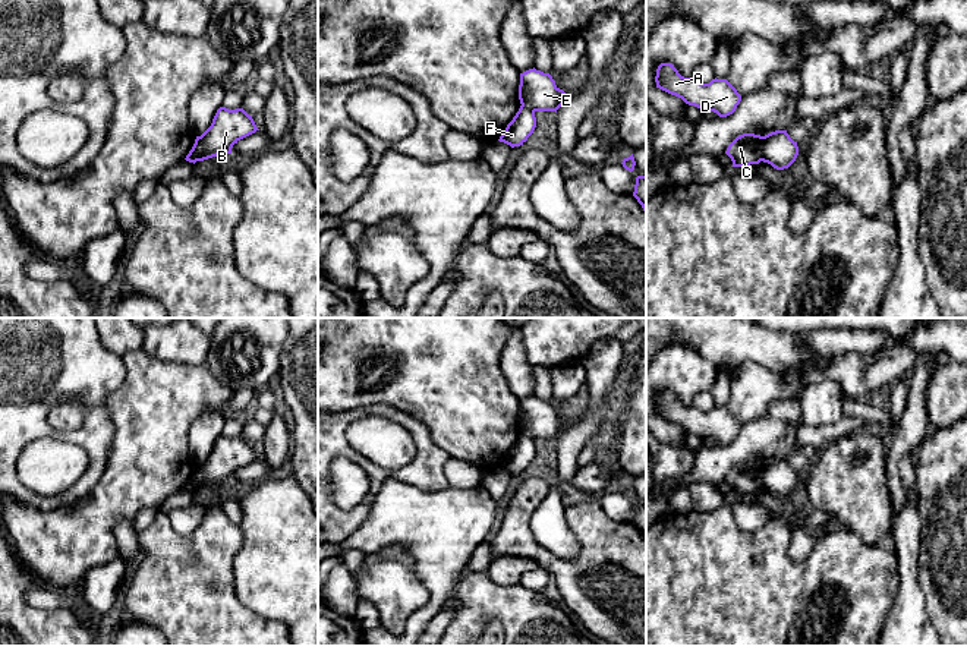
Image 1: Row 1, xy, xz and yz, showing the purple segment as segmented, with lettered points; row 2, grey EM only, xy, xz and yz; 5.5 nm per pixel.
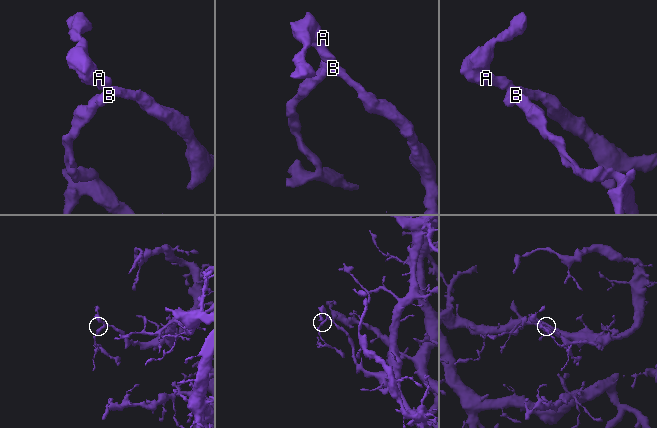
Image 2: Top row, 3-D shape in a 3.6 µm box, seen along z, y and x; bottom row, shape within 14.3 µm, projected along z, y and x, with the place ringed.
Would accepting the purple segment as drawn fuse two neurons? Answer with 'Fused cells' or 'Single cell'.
Fused cells

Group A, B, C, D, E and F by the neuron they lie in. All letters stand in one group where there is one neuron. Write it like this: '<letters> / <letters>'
A B C D E / F

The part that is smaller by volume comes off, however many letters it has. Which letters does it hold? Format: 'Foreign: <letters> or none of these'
Foreign: F

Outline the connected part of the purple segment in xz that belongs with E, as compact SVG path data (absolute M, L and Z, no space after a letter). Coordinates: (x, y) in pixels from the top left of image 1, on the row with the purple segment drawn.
M529 69L520 73L519 100L535 111L555 111L567 101L549 73Z

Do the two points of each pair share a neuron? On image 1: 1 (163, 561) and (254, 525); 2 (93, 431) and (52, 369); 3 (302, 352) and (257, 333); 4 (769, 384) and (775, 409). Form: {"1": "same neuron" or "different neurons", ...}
{"1": "different neurons", "2": "same neuron", "3": "different neurons", "4": "different neurons"}

